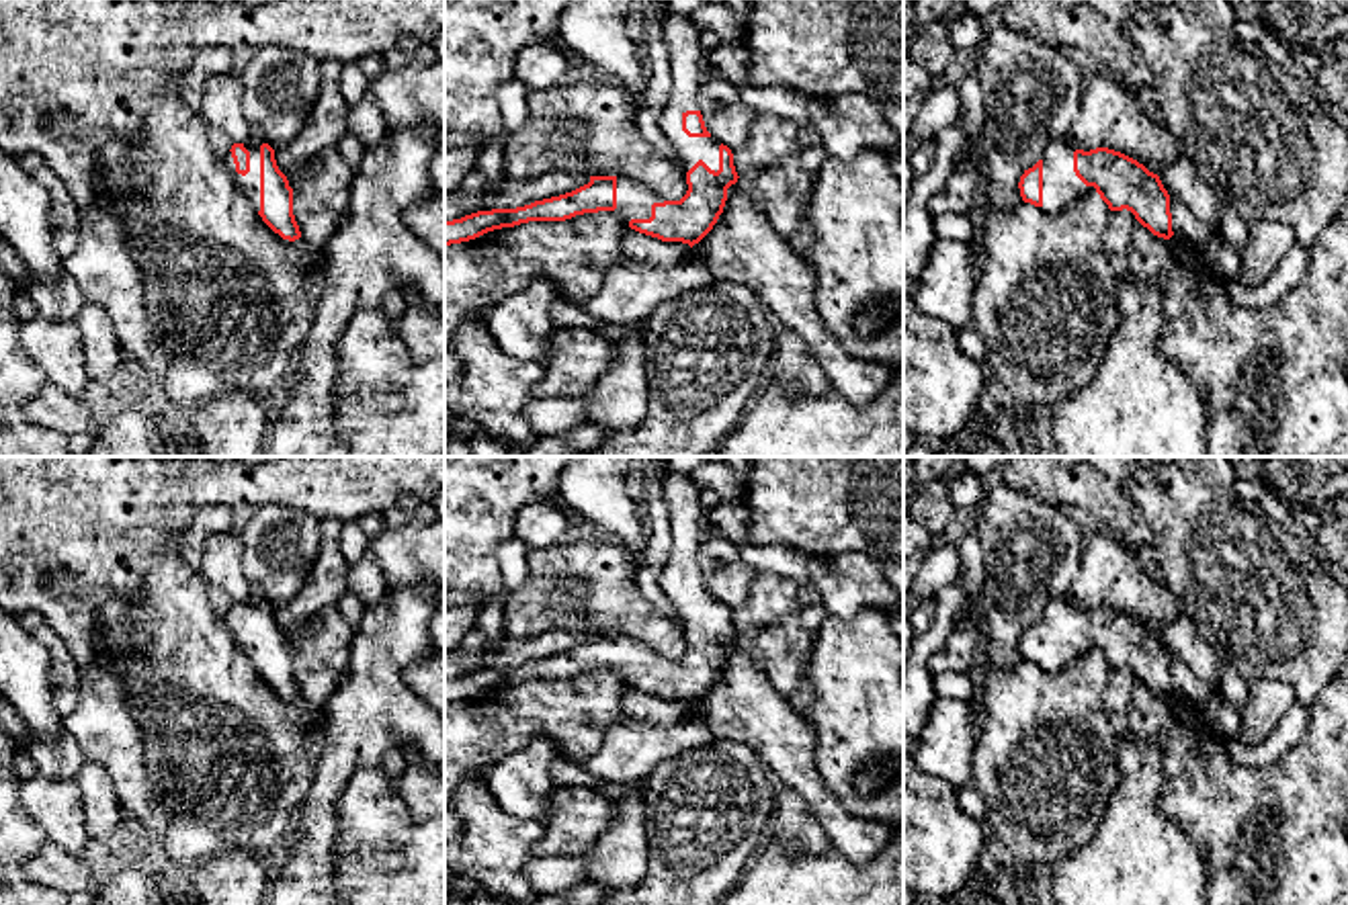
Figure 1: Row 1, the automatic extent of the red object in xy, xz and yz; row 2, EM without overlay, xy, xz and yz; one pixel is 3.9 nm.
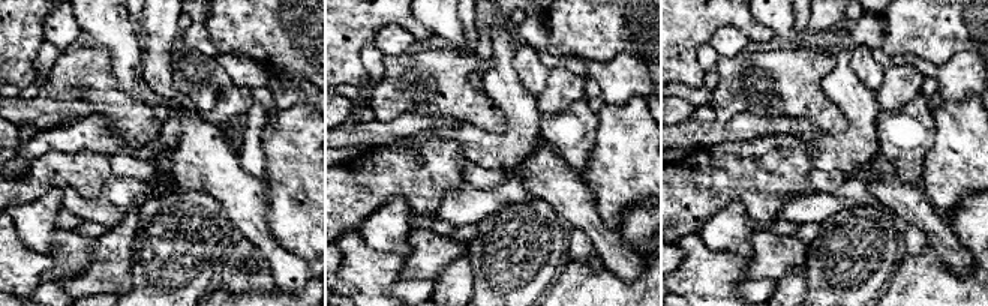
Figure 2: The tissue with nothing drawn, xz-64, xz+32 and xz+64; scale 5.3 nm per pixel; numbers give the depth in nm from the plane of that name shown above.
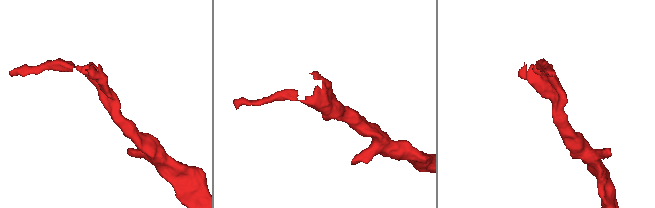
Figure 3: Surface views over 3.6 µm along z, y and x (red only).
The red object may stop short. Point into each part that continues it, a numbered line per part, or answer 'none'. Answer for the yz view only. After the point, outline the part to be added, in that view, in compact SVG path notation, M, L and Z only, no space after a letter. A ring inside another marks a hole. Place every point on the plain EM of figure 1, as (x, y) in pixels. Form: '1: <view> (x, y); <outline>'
1: yz (1062, 645); M1051 598L1043 610L1043 670L1061 672L1082 655L1096 651L1073 631L1073 610L1065 598Z

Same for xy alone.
1: xy (250, 641); M260 604L244 606L250 610L250 631L246 635L236 631L231 610L223 616L223 622L238 647L248 655L250 663L260 670Z

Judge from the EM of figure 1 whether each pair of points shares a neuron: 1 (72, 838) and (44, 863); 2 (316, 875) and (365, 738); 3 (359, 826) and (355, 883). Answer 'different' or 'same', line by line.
1: different
2: same
3: same

